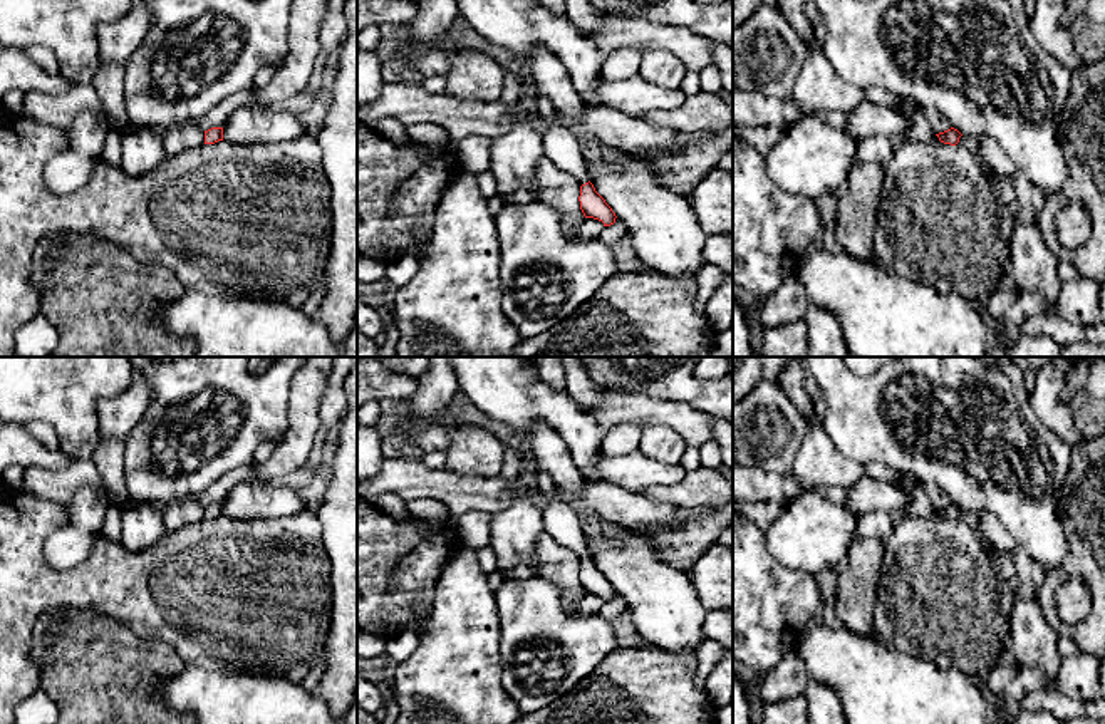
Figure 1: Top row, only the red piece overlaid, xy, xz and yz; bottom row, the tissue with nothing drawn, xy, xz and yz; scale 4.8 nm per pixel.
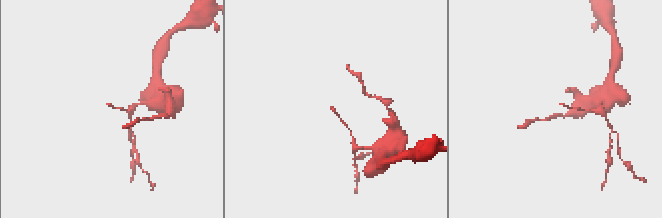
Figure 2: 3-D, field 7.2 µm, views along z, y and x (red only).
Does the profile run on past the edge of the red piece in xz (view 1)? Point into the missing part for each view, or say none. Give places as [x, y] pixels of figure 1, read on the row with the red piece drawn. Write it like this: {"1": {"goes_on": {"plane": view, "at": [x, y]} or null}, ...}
{"1": {"goes_on": null}}

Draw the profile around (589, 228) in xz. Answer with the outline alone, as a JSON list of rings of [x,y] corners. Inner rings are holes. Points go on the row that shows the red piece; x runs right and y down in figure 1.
[[[584,218],[584,221],[578,226],[578,236],[582,240],[595,240],[600,238],[600,233],[604,230],[604,223],[594,218]]]

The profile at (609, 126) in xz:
[[[589,106],[577,121],[560,112],[557,112],[552,121],[545,121],[538,111],[530,114],[530,119],[540,136],[552,126],[562,126],[572,134],[587,134],[602,144],[619,147],[629,154],[676,149],[691,139],[691,136],[684,132],[657,127],[607,106]]]

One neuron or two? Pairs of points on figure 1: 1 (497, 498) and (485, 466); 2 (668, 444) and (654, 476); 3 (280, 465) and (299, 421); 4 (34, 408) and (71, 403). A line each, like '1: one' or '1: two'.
1: two
2: two
3: one
4: one

